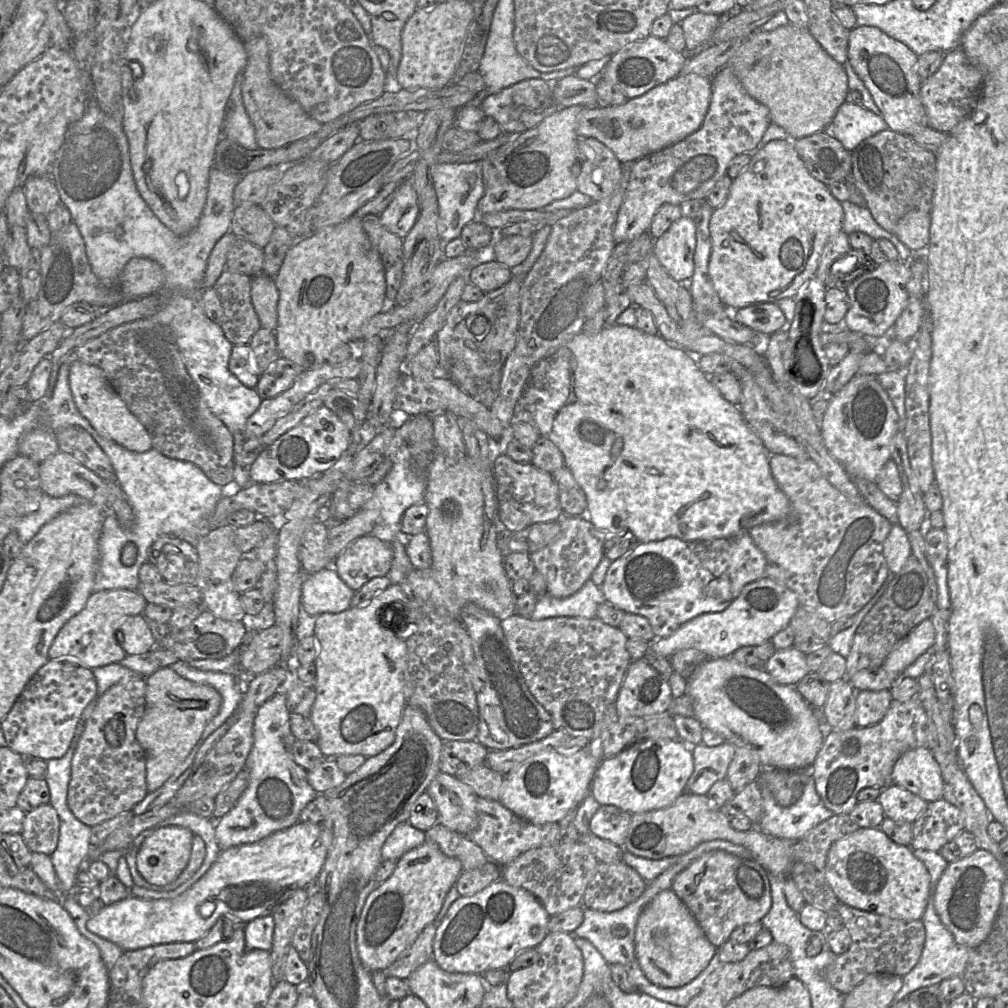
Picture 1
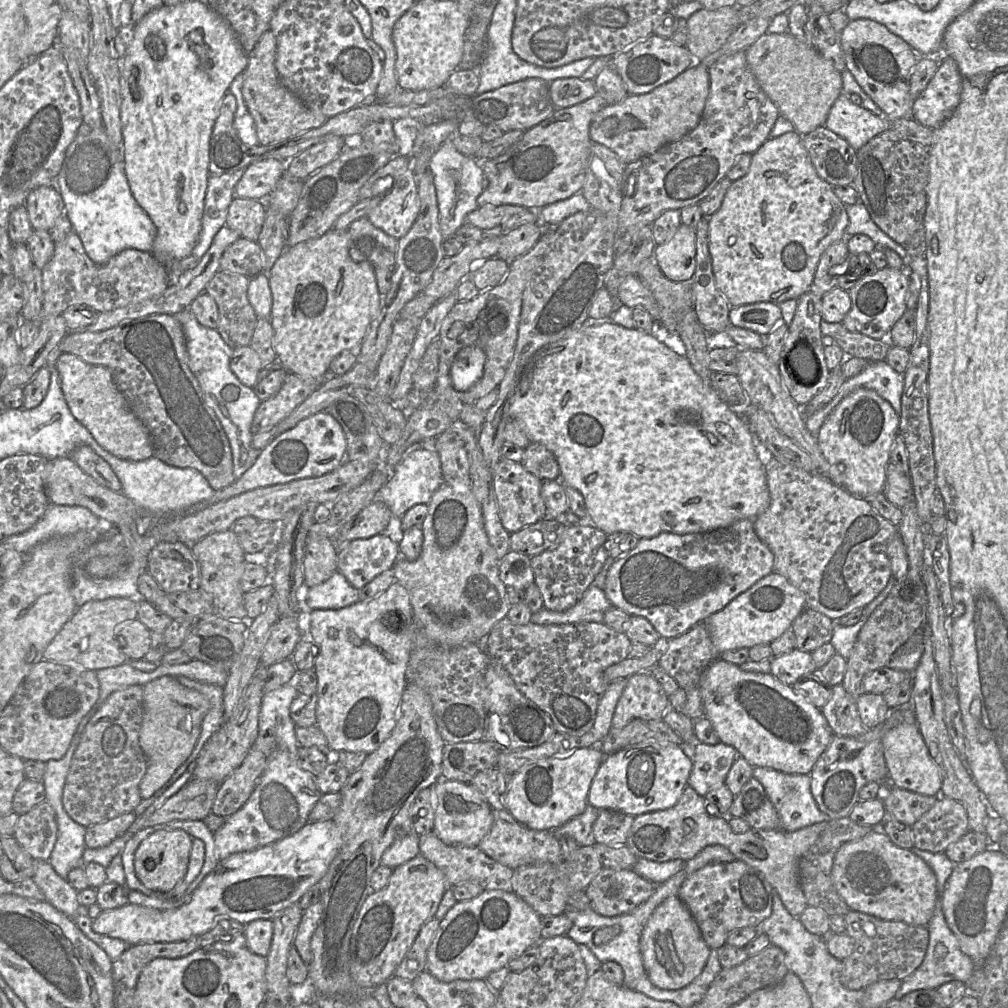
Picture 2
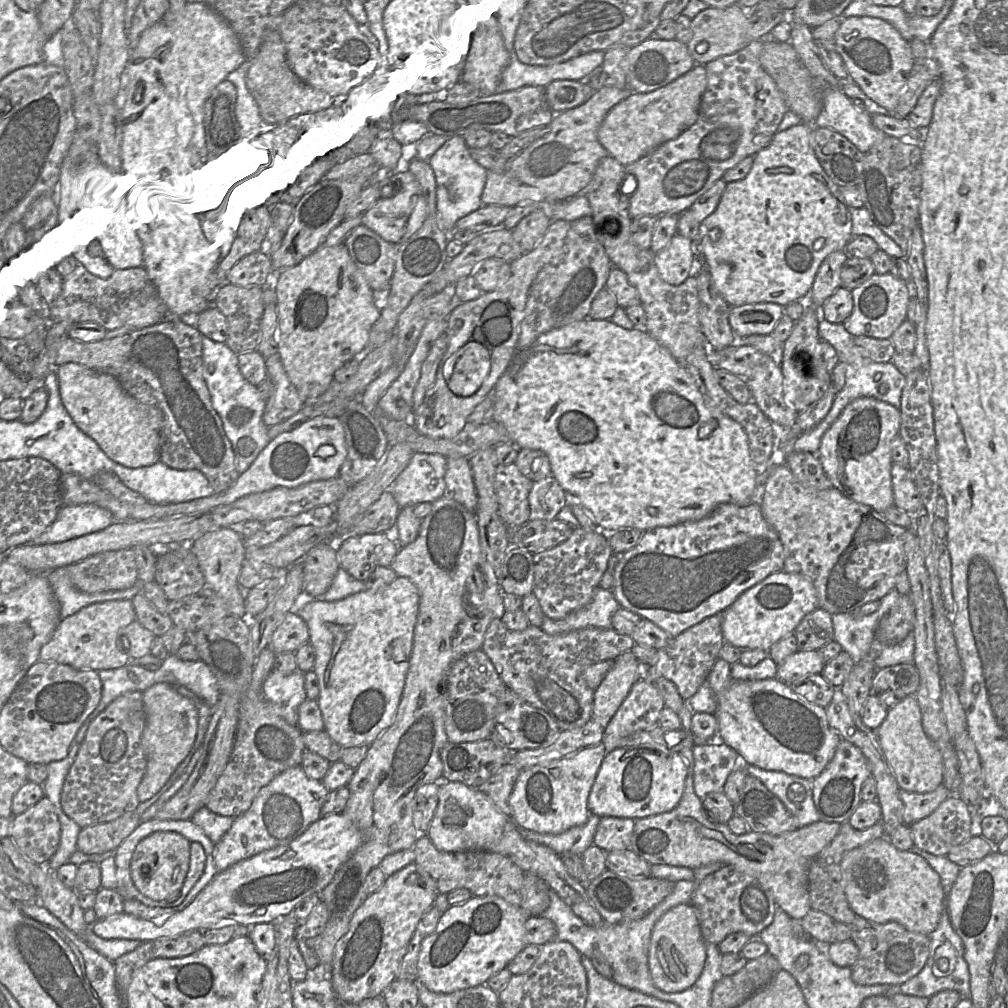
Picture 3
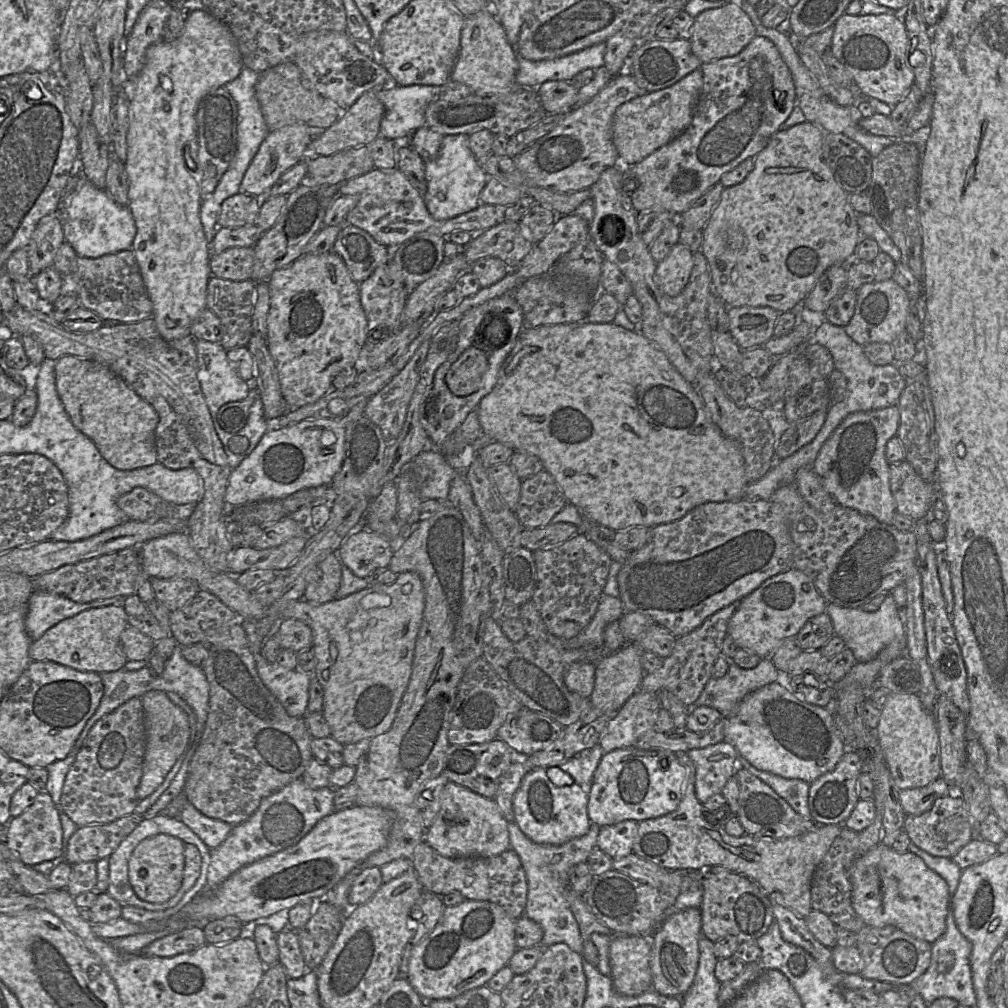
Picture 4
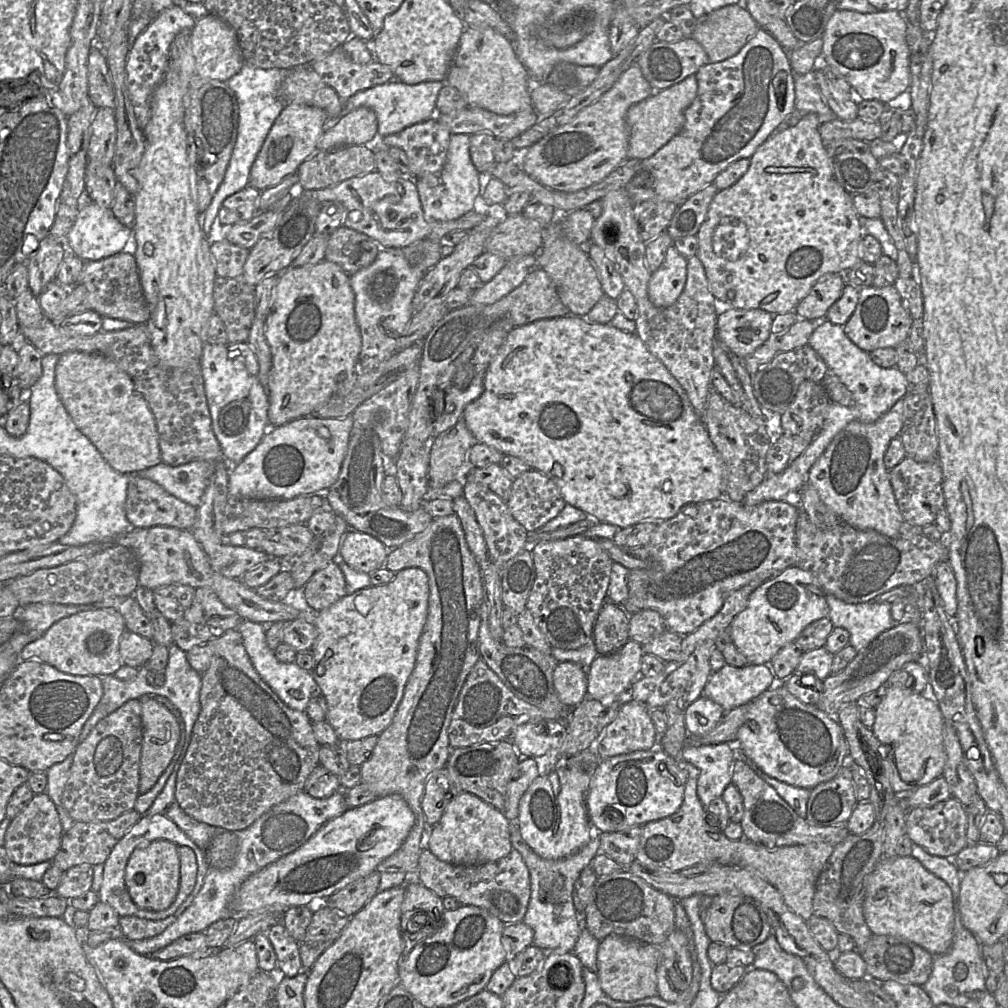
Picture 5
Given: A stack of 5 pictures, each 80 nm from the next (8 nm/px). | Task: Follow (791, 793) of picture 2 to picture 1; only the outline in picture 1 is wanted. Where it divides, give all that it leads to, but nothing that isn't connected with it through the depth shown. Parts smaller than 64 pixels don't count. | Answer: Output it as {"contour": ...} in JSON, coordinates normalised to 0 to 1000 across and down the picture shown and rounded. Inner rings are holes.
{"contour":[[[803,770],[795,792],[783,801],[775,801],[771,798],[764,784],[755,776],[755,788],[757,794],[757,810],[752,818],[748,818],[759,827],[784,833],[795,832],[803,823],[828,809],[819,802],[809,782],[807,771]]]}

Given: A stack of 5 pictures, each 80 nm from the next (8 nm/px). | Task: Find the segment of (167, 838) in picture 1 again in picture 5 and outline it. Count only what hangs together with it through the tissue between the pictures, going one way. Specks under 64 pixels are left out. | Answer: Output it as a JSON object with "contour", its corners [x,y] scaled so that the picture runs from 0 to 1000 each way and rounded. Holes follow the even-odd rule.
{"contour":[[[155,833],[134,842],[125,859],[124,877],[130,892],[137,900],[155,905],[168,901],[178,884],[177,839],[166,833]]]}

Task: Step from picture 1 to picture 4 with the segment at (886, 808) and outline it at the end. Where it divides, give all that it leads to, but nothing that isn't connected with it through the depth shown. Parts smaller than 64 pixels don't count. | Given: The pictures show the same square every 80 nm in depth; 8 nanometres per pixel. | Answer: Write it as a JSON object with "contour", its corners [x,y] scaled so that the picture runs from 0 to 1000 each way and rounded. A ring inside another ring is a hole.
{"contour":[[[933,771],[922,780],[894,784],[893,795],[899,809],[913,809],[922,805],[931,793],[940,791],[945,787],[950,786],[944,785],[943,781],[938,776],[938,774]]]}

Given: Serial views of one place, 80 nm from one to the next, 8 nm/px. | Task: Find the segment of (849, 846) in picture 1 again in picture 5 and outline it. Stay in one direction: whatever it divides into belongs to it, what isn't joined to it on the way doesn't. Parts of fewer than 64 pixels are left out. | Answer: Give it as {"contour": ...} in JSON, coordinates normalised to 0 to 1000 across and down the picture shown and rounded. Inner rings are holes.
{"contour":[[[875,849],[867,864],[858,871],[856,908],[866,928],[899,932],[926,948],[938,945],[945,934],[946,901],[942,880],[922,865],[909,851]]]}

